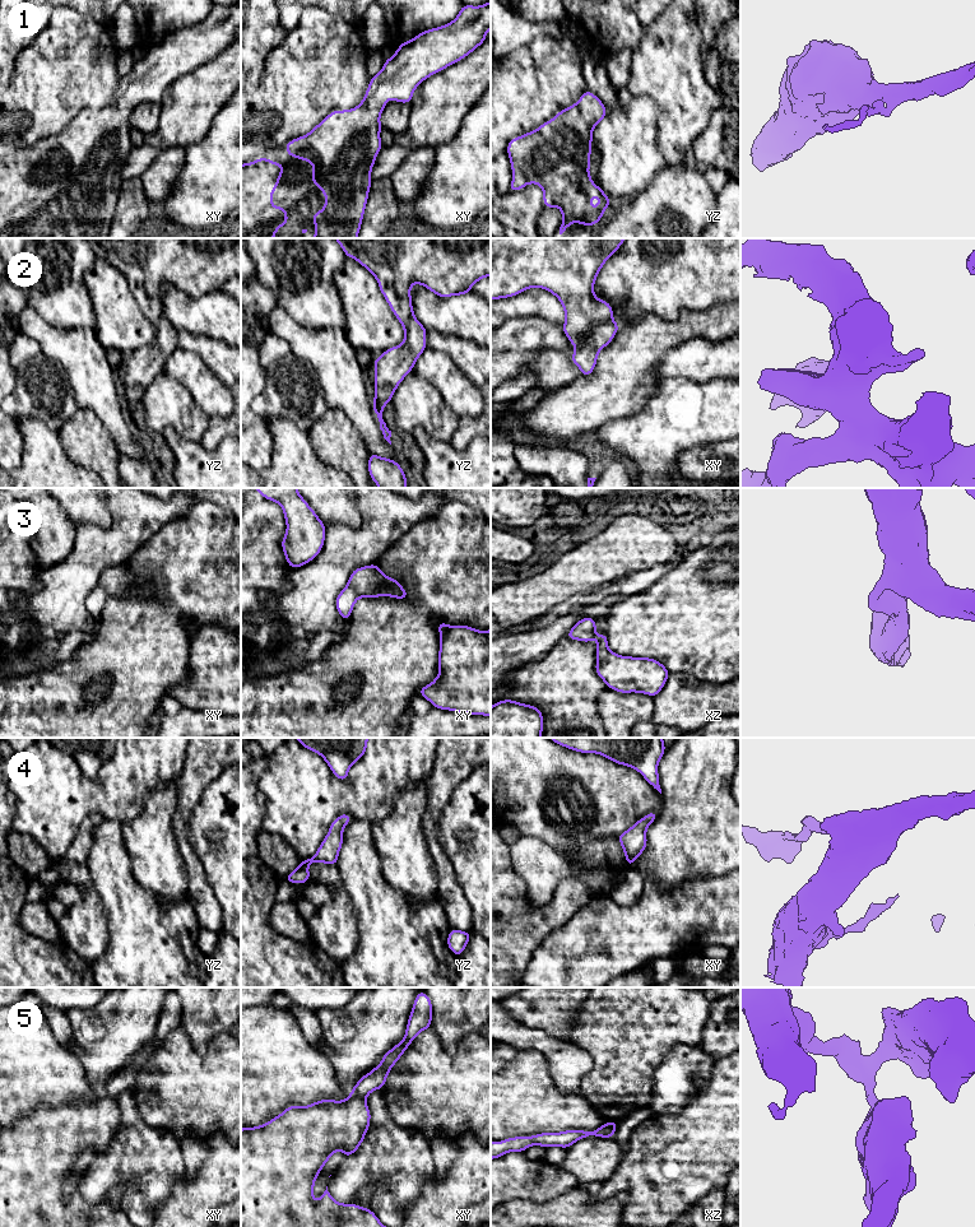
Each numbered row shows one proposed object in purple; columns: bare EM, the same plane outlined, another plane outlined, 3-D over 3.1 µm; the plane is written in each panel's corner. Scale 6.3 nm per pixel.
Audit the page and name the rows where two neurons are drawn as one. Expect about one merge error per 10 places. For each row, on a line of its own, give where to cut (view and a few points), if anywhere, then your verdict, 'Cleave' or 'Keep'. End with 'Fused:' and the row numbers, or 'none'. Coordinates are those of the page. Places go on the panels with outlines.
1: No split. Keep
2: No split. Keep
3: No split. Keep
4: No split. Keep
5: Split along xy (352, 1092), (365, 1100). Cleave
Fused: 5

